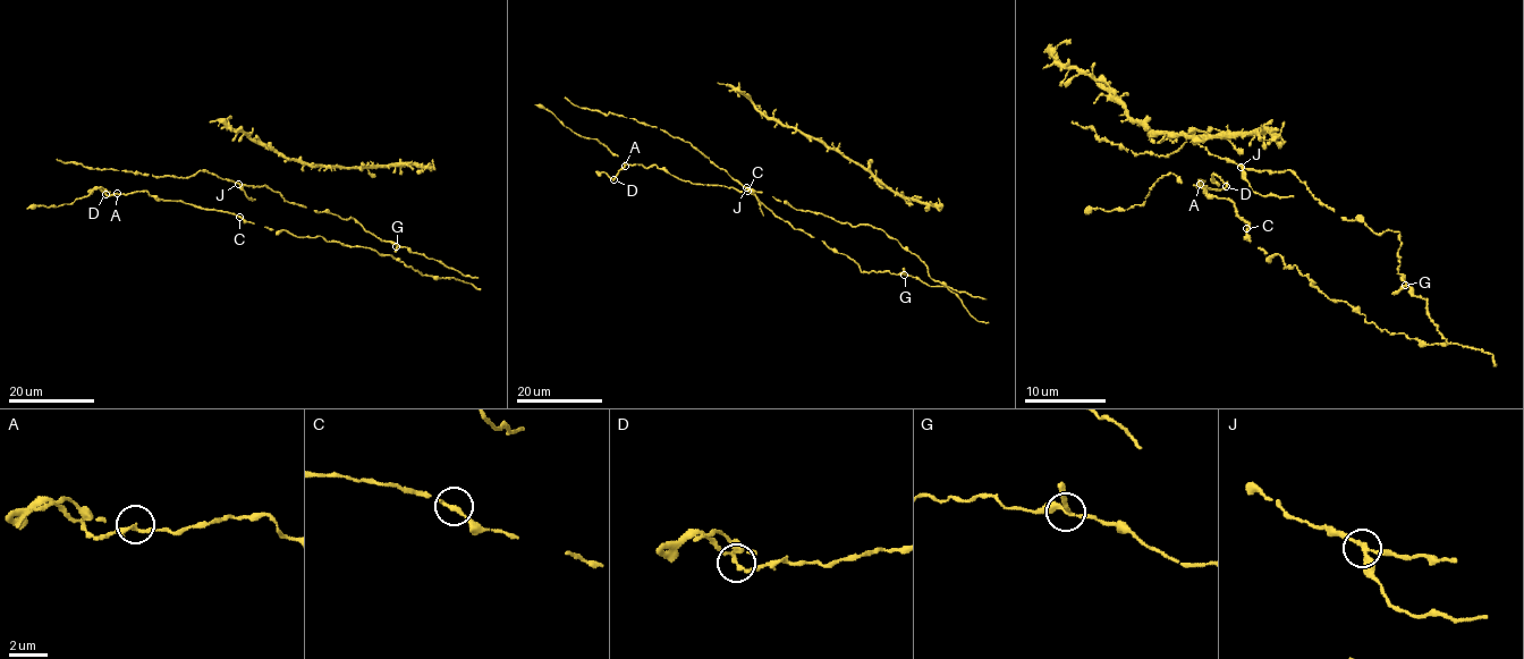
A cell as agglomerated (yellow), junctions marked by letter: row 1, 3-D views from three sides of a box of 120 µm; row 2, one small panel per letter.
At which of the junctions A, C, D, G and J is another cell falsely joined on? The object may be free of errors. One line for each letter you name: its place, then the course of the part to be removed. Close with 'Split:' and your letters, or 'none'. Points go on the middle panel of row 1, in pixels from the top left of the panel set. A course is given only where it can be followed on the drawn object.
J: (746, 187) | (746, 187), (755, 194), (763, 214)
Split: J

